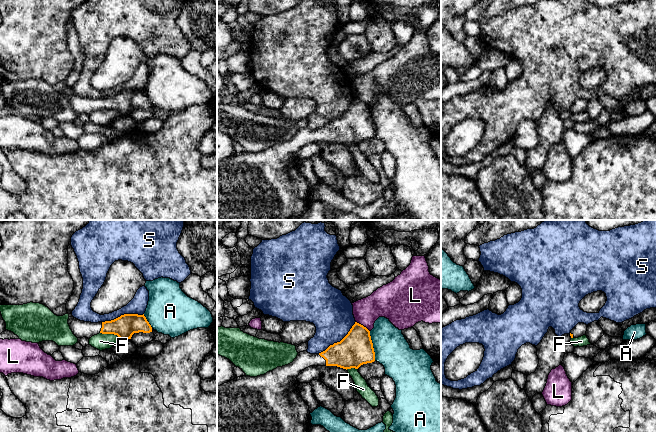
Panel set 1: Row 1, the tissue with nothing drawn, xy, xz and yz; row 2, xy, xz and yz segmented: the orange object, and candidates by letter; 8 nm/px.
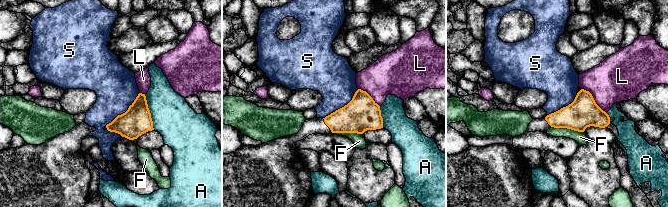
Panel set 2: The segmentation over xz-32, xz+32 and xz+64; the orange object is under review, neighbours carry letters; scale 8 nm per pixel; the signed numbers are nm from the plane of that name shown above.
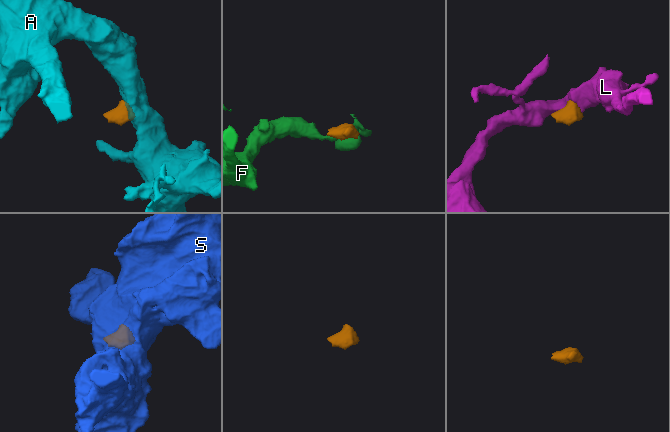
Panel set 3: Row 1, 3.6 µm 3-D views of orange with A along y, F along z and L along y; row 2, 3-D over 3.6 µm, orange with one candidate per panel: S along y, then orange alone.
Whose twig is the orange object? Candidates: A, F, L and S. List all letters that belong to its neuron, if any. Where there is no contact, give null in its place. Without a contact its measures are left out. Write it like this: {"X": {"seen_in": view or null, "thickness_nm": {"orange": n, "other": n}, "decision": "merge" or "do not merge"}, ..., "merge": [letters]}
{"A": {"seen_in": "xz", "thickness_nm": {"orange": 280, "other": 280}, "decision": "do not merge"}, "F": {"seen_in": "xy", "thickness_nm": {"orange": 180, "other": 130}, "decision": "do not merge"}, "L": {"seen_in": "xz", "thickness_nm": {"orange": 280, "other": 240}, "decision": "do not merge"}, "S": {"seen_in": "xy", "thickness_nm": {"orange": 180, "other": 140}, "decision": "do not merge"}, "merge": []}

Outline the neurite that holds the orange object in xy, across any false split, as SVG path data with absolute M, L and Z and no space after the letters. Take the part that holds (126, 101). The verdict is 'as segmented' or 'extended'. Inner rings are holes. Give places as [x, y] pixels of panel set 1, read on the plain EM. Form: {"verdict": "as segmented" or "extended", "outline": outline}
{"verdict": "extended", "outline": "M124 90L120 93L105 98L91 99L69 93L68 100L77 114L90 115L99 109L114 110L121 115L131 115L134 109L150 109L152 103L146 93L138 90Z"}

